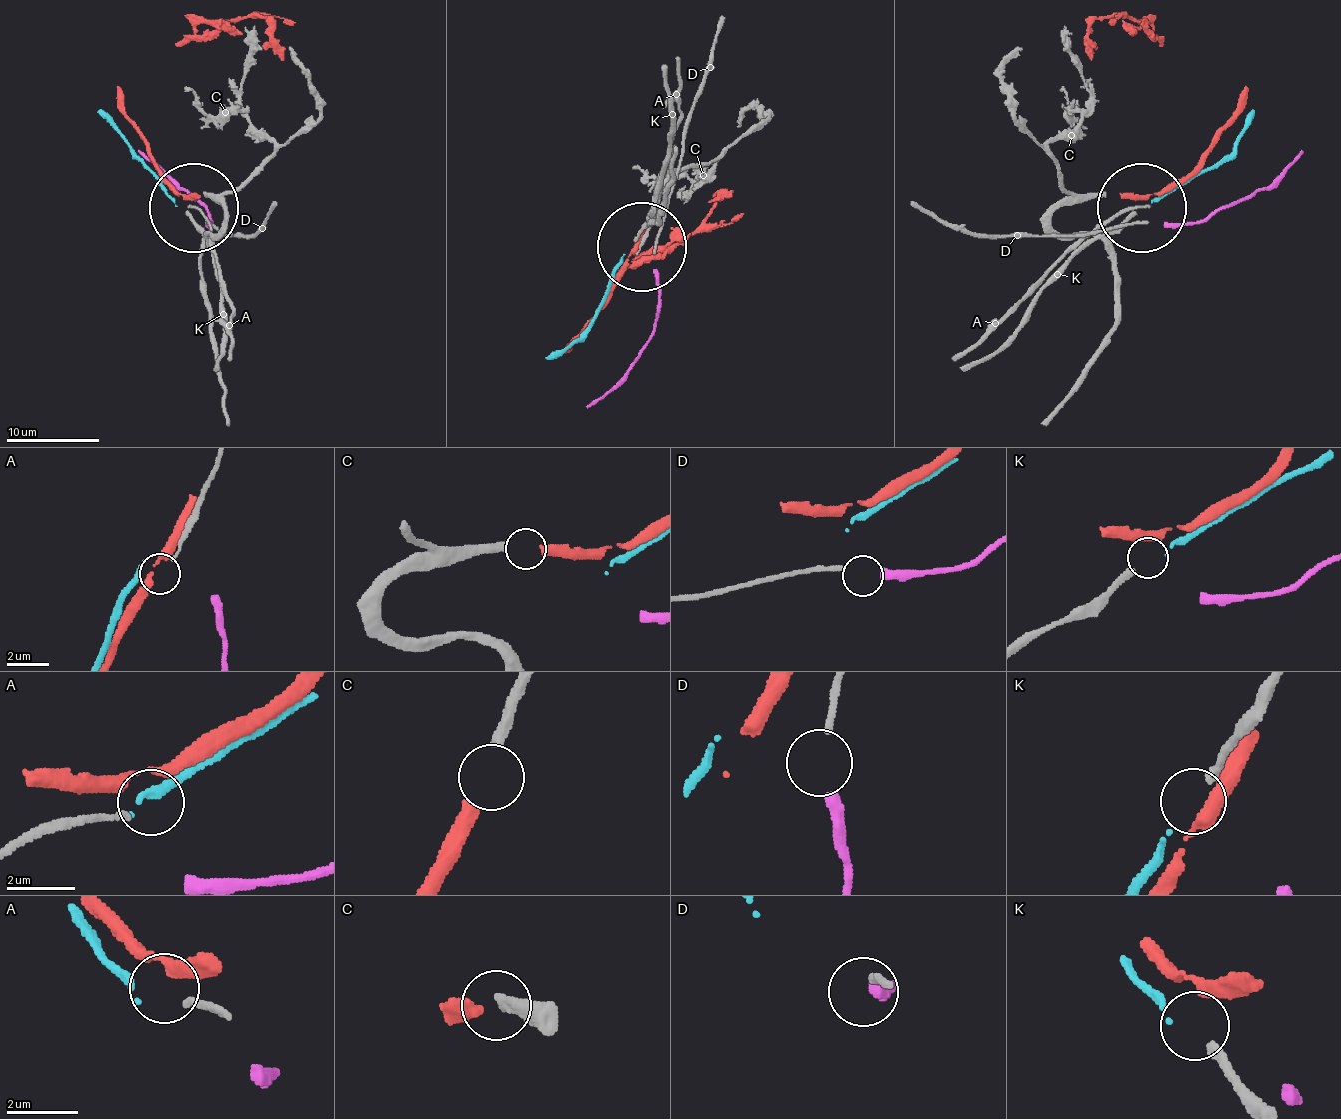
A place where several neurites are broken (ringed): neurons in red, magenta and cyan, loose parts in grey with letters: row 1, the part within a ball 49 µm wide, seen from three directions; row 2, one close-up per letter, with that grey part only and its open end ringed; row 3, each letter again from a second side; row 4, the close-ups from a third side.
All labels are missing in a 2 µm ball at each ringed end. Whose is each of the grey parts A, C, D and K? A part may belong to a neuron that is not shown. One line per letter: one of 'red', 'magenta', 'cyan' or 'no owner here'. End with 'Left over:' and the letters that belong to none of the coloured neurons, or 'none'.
A: no owner here
C: red
D: magenta
K: cyan
Left over: A

